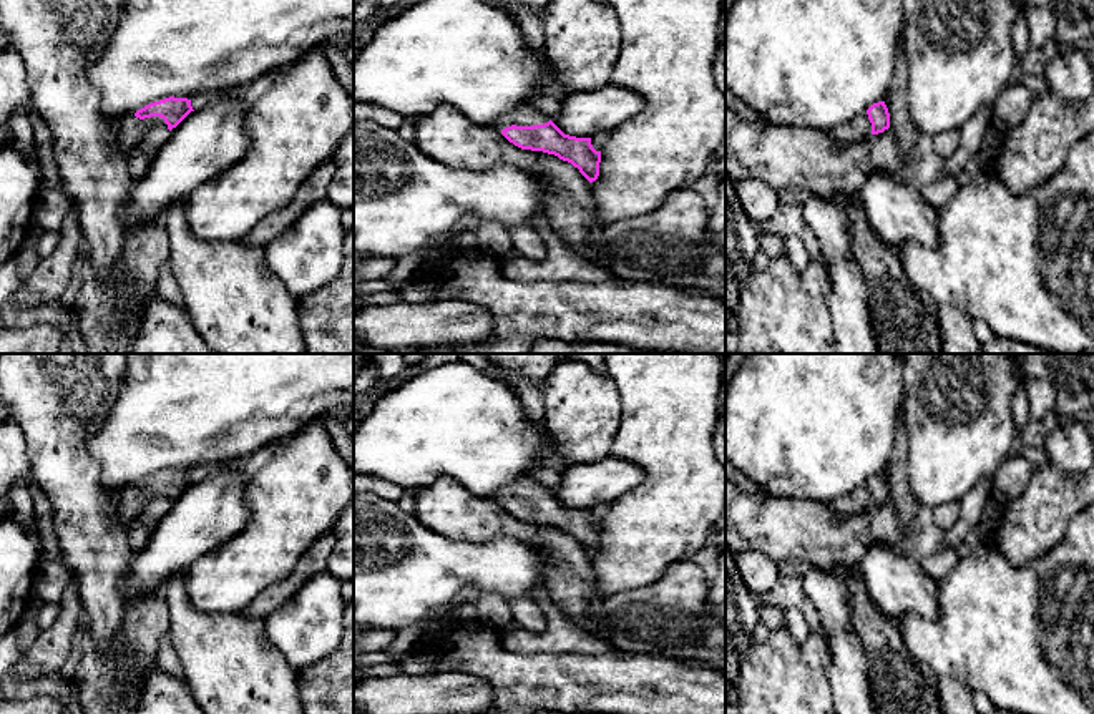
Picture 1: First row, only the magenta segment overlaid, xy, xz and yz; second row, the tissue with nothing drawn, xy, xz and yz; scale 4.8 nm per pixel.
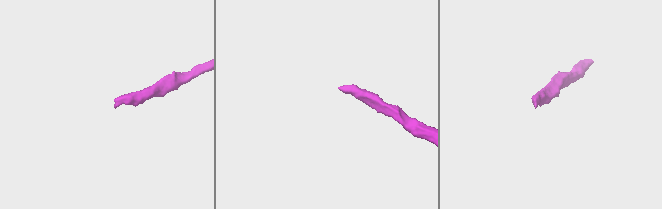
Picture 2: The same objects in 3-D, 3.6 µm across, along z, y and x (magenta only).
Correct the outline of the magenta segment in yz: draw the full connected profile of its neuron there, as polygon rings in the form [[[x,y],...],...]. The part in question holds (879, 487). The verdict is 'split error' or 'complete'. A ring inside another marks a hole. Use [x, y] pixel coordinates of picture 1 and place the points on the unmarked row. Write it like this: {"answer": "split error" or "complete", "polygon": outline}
{"answer": "split error", "polygon": [[[885,473],[873,475],[865,485],[832,503],[840,515],[858,515],[890,500],[890,485]]]}

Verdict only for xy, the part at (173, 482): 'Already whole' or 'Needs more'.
Needs more

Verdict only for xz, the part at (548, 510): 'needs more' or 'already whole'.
needs more

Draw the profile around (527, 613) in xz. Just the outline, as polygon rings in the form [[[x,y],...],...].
[[[520,596],[518,599],[513,599],[508,604],[513,614],[513,624],[531,633],[545,631],[546,618],[531,596]]]

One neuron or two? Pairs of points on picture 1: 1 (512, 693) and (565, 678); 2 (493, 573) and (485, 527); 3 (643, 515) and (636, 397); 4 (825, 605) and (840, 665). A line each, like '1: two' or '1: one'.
1: one
2: two
3: one
4: one

